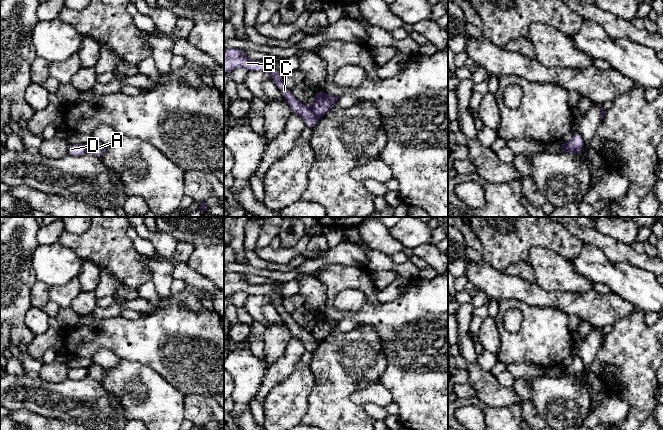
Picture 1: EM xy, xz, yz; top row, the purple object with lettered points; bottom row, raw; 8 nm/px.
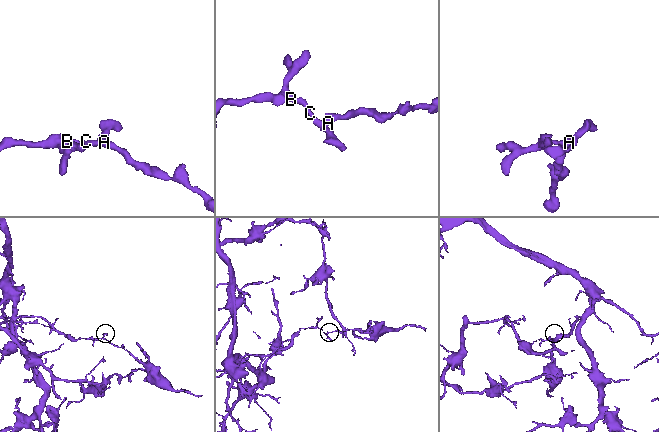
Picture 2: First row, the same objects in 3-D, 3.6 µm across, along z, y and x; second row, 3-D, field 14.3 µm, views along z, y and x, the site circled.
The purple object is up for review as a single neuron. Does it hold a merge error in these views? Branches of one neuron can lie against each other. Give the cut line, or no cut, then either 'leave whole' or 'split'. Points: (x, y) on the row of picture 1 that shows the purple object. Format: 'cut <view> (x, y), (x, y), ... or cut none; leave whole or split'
cut xz (310, 107), (319, 117); split

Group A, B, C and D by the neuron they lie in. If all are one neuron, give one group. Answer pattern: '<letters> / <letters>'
A / B C D

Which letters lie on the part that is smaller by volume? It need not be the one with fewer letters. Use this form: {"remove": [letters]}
{"remove": ["A"]}

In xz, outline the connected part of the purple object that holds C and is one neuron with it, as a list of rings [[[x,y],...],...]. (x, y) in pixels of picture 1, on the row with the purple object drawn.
[[[230,48],[224,50],[224,73],[227,73],[235,68],[244,67],[249,71],[266,71],[272,74],[272,80],[276,86],[283,93],[286,102],[288,103],[292,113],[300,115],[306,127],[311,129],[315,128],[319,122],[317,117],[311,110],[311,108],[305,106],[299,102],[292,94],[291,90],[288,90],[282,81],[282,74],[276,70],[270,60],[265,61],[252,61],[245,57],[242,49]]]

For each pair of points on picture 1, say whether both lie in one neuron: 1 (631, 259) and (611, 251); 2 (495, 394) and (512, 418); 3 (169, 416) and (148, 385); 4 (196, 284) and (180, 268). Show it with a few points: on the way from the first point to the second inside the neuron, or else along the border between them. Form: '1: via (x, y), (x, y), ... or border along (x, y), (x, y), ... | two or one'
1: via (626, 254), (616, 251) | one
2: border along (481, 401), (496, 407), (507, 407), (518, 403) | two
3: via (161, 408), (150, 397), (149, 393) | one
4: via (192, 280), (184, 272) | one

